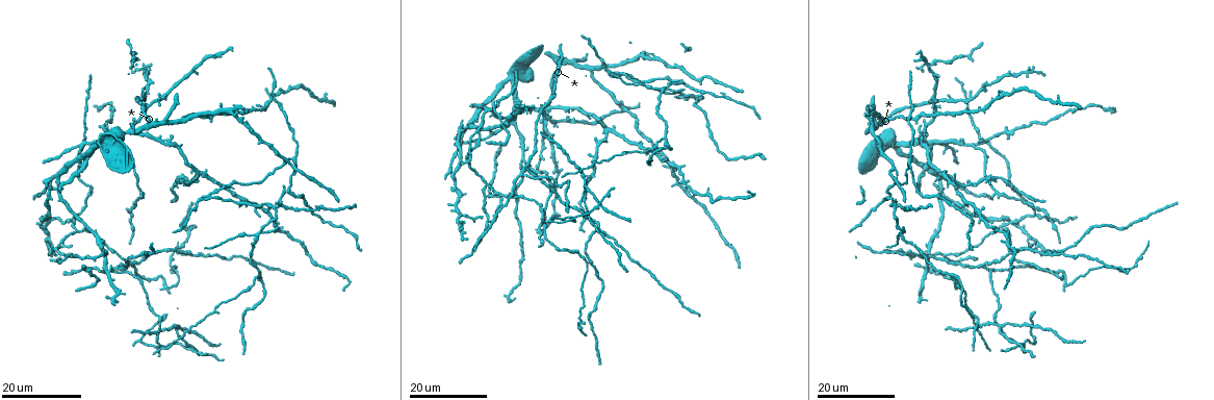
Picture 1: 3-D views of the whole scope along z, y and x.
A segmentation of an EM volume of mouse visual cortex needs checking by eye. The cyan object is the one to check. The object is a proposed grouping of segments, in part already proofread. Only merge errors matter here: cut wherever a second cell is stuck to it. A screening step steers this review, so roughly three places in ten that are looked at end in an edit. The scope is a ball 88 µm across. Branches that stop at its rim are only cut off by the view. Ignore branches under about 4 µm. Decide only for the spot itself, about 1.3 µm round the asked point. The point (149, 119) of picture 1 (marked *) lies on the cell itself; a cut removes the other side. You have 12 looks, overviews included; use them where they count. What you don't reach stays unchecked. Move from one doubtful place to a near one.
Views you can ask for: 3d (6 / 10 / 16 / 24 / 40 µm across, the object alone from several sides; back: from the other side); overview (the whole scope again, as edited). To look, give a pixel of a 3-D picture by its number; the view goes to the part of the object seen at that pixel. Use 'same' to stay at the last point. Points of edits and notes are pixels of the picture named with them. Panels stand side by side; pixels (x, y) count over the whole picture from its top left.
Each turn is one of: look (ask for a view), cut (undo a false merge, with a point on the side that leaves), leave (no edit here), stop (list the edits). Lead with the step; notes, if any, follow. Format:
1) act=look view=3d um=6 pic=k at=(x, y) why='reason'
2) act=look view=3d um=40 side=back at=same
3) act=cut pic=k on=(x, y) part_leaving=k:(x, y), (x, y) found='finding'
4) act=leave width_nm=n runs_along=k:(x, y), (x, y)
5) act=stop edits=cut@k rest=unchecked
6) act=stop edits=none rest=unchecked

act=look view=3d um=24 pic=1 at=(954, 276) why='arms part here'

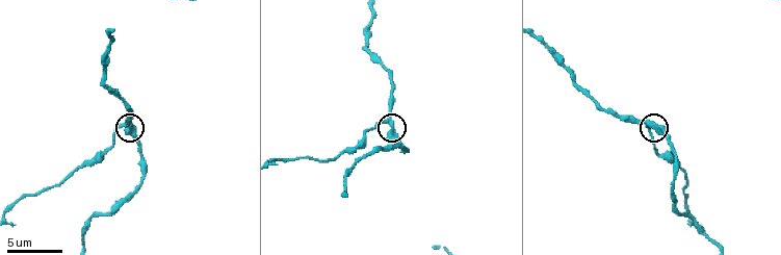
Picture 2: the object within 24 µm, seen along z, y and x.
act=look view=3d um=10 pic=2 at=(648, 124)

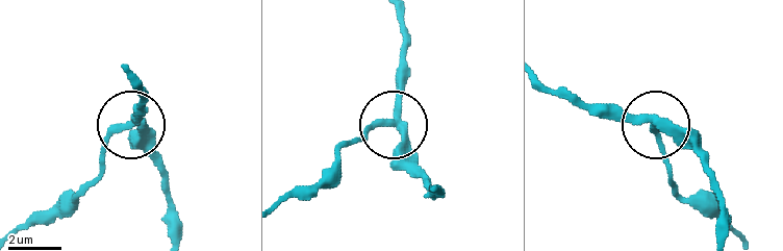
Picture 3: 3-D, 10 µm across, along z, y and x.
act=cut pic=3 on=(104, 151) side_arm_um=27 part_leaving=3:(127, 123), (116, 129), (100, 170), (77, 195), (22, 224) found='two cells meet here'

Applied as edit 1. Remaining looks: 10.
act=look view=overview why='see it whole again'

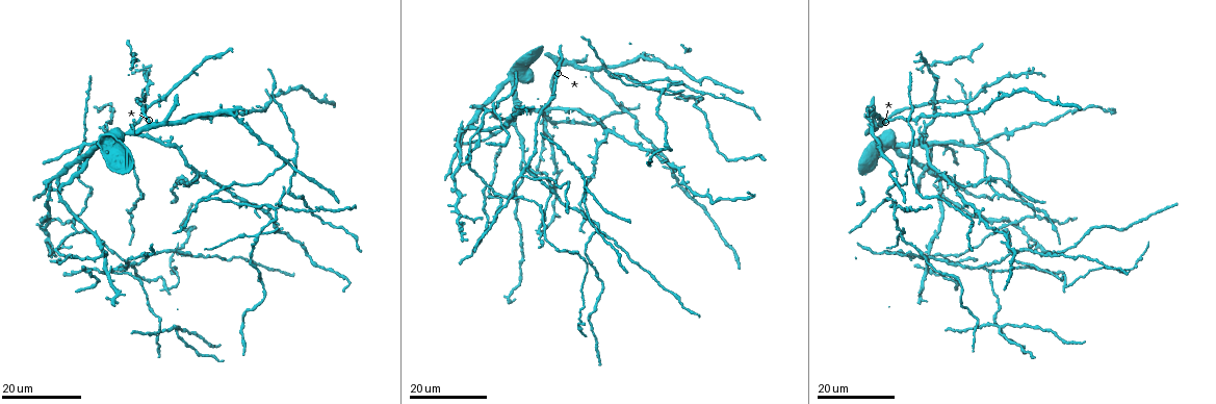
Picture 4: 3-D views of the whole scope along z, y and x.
act=look view=3d um=16 pic=4 at=(274, 210) why='three arms meet'

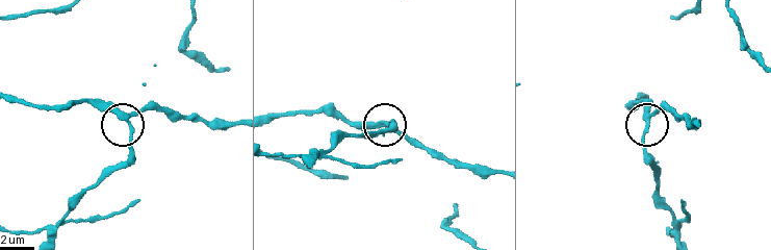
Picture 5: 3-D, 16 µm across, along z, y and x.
act=look view=3d um=10 pic=5 at=(645, 126)

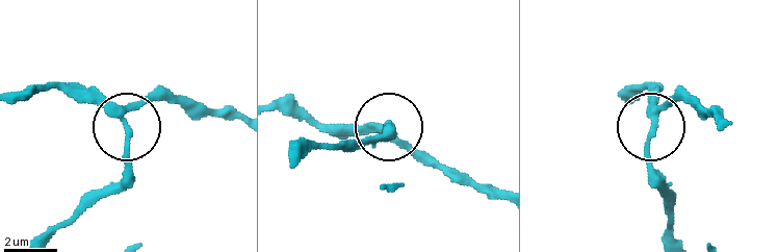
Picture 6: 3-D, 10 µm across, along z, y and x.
act=leave runs_along=6:(240, 118), (147, 100), (127, 124), (127, 190) found='one cell here'

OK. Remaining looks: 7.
act=look view=3d um=24 pic=4 at=(522, 174) why='arms part here'

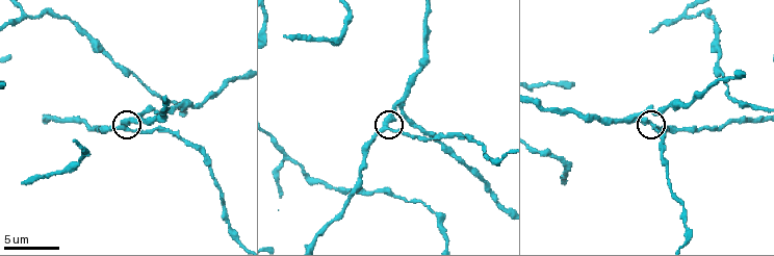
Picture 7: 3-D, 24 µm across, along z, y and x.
act=look view=3d um=6 pic=7 at=(125, 128) why='closer look'

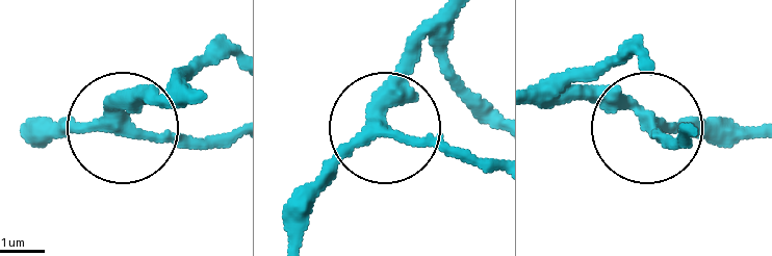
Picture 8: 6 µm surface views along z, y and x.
act=leave found='all the same cell'

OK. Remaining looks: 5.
act=look view=3d um=16 pic=4 at=(1066, 288) why='four arms meet'

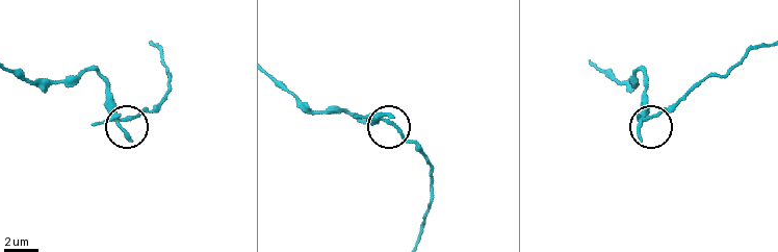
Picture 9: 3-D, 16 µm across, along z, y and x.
act=look view=3d um=10 pic=9 at=(645, 119)

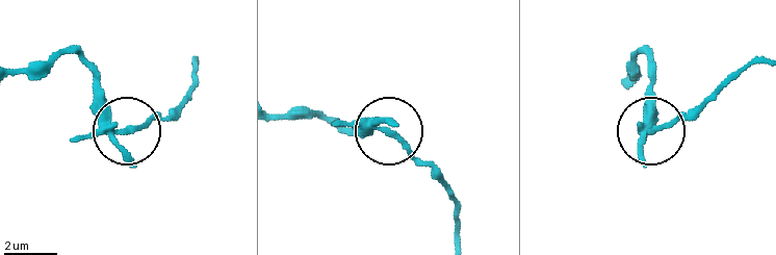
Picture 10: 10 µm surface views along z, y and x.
act=cut pic=10 on=(139, 126) arms=4 found='two cells meet here'

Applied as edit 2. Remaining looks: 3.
act=look view=overview

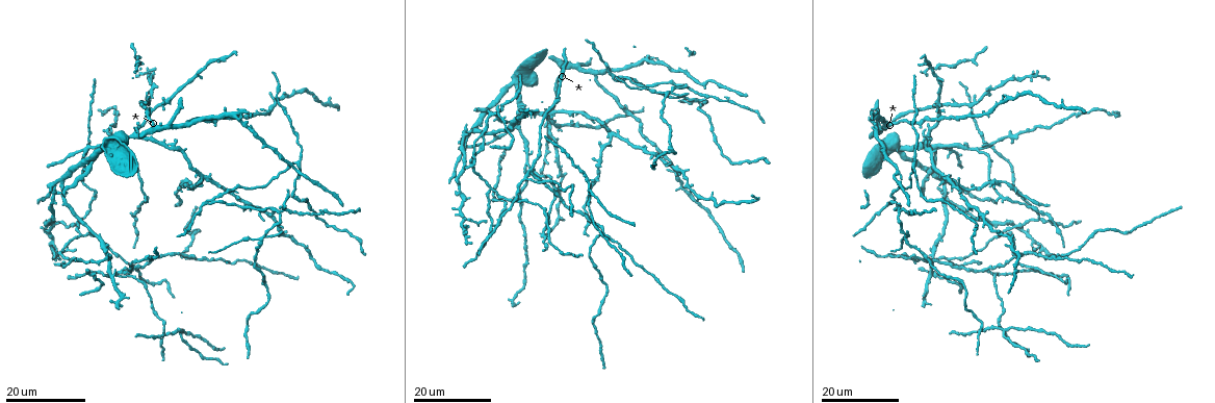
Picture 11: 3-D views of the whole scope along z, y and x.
act=look view=3d um=16 pic=11 at=(82, 235) why='three arms meet'

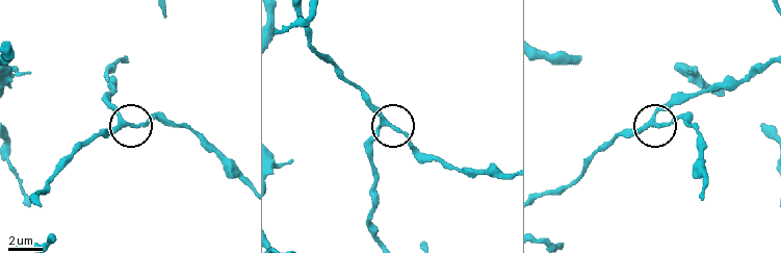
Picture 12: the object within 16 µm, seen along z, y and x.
act=look view=3d um=10 pic=12 at=(385, 122)

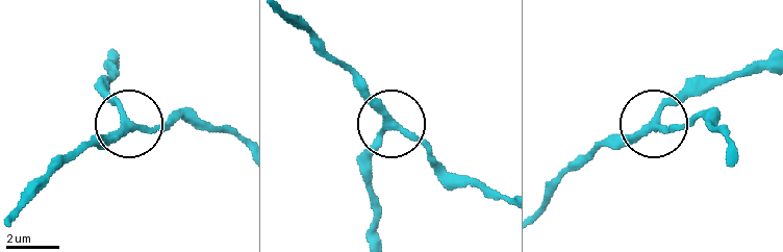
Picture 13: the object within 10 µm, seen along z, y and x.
act=leave runs_along=13:(541, 204), (604, 146), (631, 142), (653, 124), (689, 126) found='one cell here'

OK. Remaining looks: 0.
act=stop edits=cut@3,cut@10 rest=unchecked

